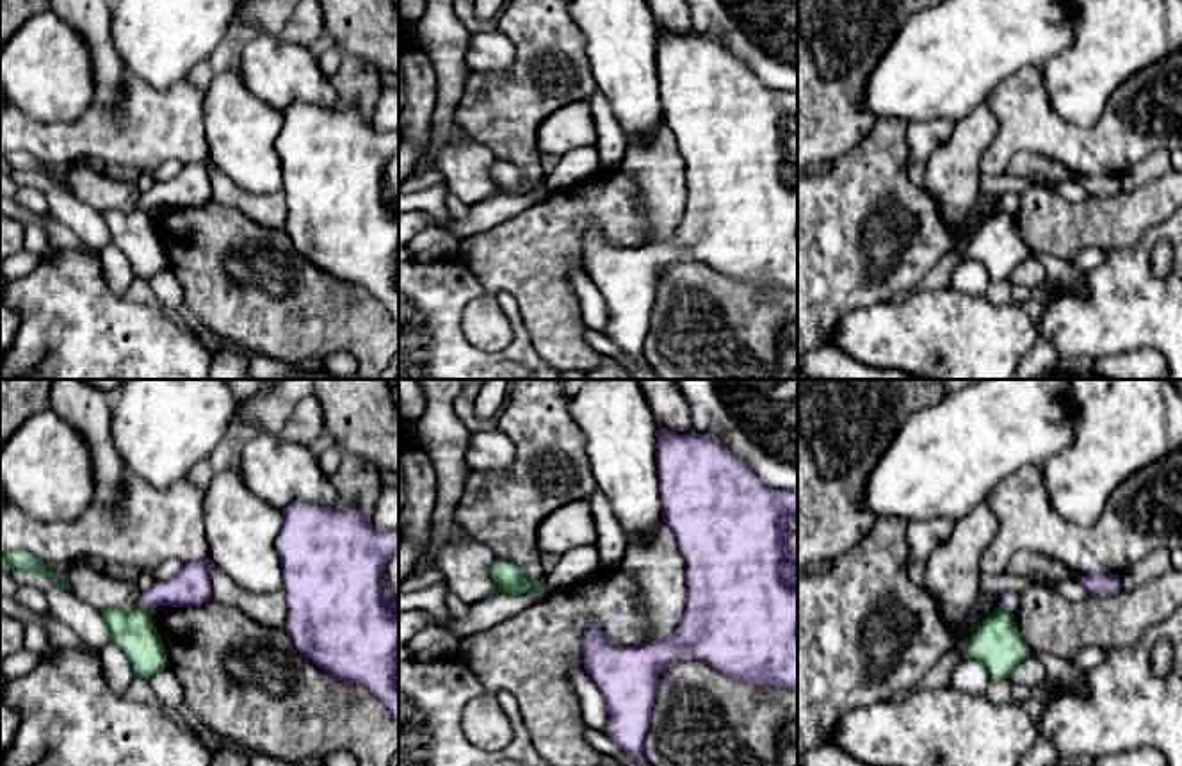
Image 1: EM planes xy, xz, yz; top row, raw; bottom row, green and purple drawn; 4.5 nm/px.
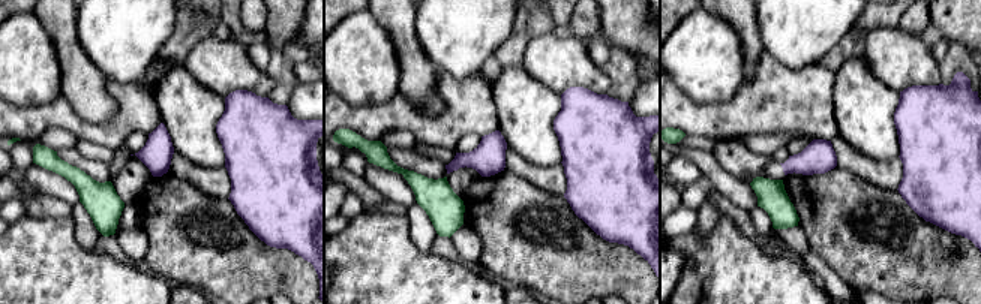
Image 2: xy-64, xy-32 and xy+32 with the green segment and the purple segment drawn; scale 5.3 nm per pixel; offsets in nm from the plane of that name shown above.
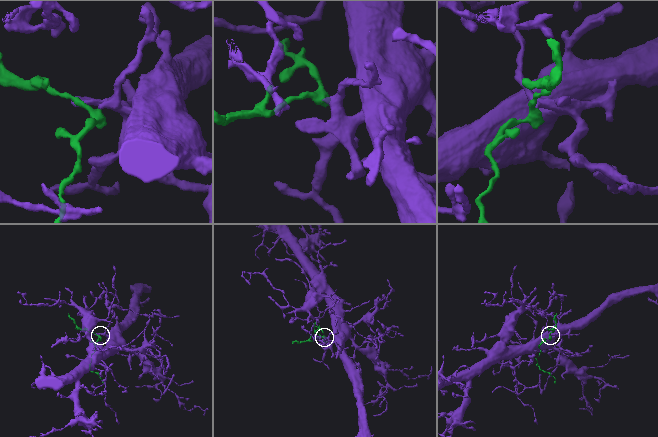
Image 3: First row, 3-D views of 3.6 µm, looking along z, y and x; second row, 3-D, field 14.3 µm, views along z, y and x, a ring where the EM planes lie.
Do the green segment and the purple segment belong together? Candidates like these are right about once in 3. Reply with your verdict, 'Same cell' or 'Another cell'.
Another cell

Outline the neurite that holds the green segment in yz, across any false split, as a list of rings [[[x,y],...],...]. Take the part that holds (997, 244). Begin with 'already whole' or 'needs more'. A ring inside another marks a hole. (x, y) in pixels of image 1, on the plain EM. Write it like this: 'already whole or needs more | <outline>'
already whole | [[[1006,210],[992,214],[963,248],[963,260],[981,262],[988,269],[990,281],[1008,280],[1027,257],[1031,249],[1018,233],[1015,216]]]

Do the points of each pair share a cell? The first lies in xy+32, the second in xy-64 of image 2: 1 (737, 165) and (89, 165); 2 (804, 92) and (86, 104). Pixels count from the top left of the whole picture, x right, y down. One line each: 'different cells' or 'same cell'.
1: same cell
2: different cells

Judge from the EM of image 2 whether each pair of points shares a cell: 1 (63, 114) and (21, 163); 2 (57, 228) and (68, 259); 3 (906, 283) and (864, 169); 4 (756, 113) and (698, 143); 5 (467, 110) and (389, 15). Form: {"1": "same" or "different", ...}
{"1": "different", "2": "same", "3": "different", "4": "different", "5": "different"}

